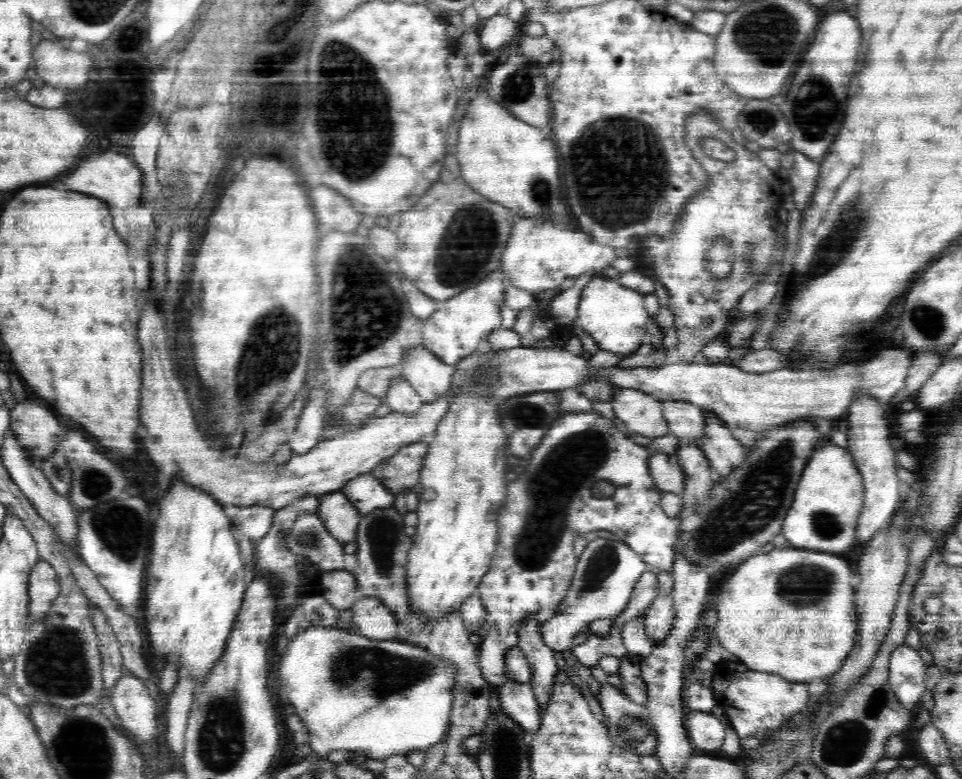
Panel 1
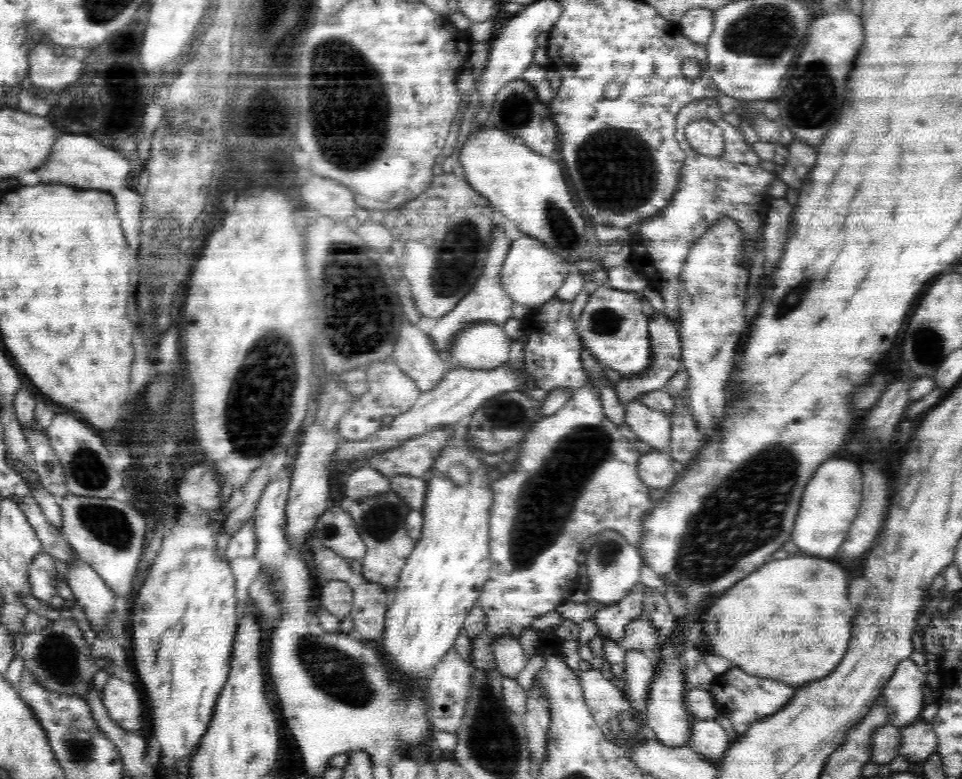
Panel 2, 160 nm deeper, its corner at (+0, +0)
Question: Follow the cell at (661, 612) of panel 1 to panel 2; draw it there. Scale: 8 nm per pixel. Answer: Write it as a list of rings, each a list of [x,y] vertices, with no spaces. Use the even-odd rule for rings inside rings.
[[[640,618],[626,626],[624,636],[617,642],[626,653],[628,650],[650,652],[658,642],[658,631],[653,627],[650,619]]]

